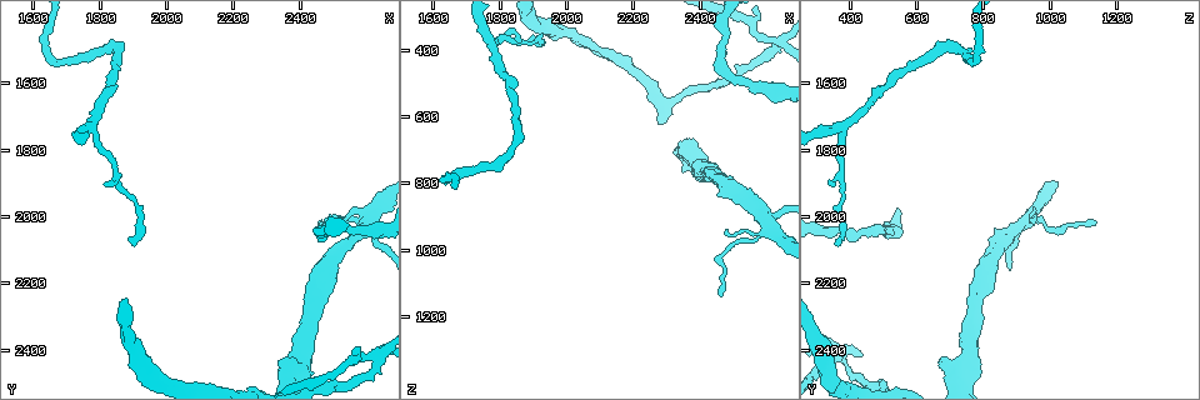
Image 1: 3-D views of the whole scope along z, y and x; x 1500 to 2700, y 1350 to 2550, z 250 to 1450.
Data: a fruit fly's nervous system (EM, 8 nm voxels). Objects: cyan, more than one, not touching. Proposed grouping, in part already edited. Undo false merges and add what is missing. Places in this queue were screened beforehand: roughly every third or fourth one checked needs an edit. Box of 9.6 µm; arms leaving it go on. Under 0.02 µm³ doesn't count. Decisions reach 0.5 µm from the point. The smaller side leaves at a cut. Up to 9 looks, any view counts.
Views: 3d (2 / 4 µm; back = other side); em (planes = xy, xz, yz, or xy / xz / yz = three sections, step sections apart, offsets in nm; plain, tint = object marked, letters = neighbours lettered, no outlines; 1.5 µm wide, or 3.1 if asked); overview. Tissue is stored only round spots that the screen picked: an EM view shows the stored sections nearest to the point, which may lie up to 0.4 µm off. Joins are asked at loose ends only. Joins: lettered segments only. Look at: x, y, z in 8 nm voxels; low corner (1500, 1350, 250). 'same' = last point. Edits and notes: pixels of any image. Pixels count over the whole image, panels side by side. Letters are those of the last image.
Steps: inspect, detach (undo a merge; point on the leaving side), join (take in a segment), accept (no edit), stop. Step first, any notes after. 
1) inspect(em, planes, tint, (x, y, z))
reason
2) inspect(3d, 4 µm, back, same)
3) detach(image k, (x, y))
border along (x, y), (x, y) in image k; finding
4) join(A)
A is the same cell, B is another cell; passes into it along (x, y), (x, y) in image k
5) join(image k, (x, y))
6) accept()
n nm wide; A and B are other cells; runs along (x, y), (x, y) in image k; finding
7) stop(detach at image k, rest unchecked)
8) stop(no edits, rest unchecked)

inspect(em, planes, letters, (1780, 1730, 370))
three arms meet

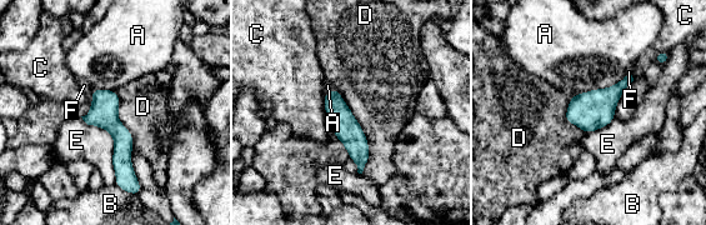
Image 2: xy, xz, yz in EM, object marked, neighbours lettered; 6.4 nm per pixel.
accept()
A, B, C, D, E and F are other cells; border along (338, 88), (367, 141), (362, 173) in image 2; continuous, no second neuron

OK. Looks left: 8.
inspect(3d, 4 µm, (2620, 2450, 400))
four or more arms meet

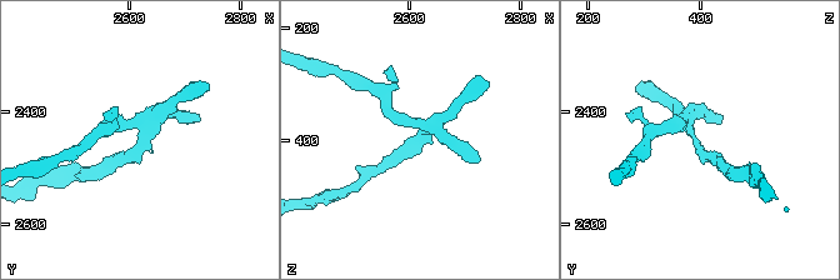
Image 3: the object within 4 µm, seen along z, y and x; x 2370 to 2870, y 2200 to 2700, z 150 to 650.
inspect(em, planes, letters, (2625, 2445, 385))

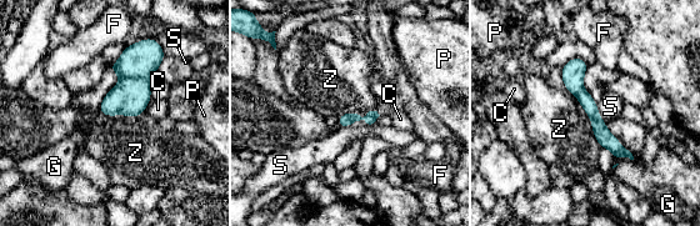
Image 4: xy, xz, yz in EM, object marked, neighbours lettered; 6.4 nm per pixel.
detach(image 4, (141, 59))
C, F, G, P, S and Z are other cells; border along (149, 78), (120, 79) in image 4; a second neuron is stuck on

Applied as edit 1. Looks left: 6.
inspect(overview)
see it whole again

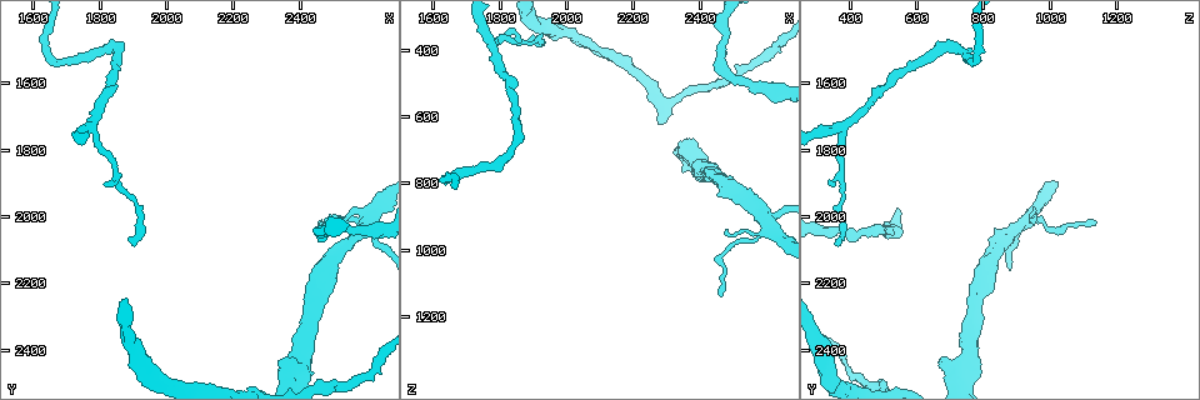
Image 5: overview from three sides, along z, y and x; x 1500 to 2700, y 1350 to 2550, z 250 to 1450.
inspect(3d, 2 µm, (1660, 1540, 770))
sharp bend

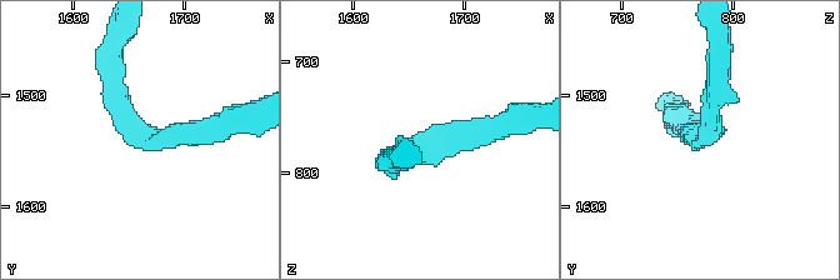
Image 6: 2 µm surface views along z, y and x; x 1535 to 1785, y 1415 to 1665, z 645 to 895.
inspect(em, yz, step 8, tint, (1664, 1540, 776))
need the tissue

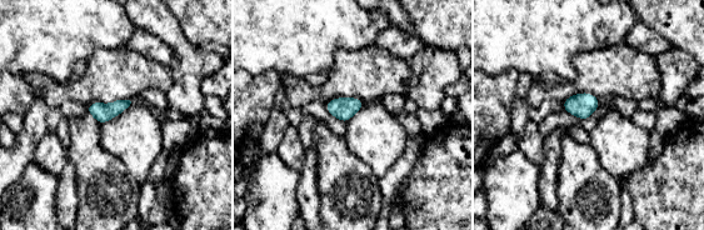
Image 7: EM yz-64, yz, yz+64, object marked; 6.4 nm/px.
inspect(em, planes, letters, same)
another direction

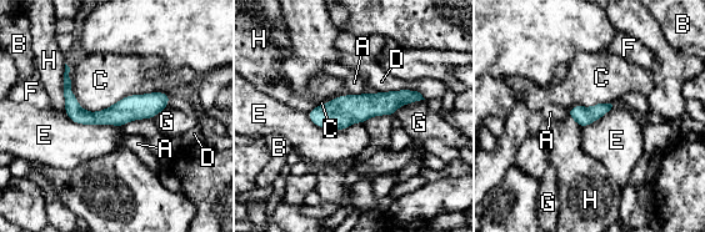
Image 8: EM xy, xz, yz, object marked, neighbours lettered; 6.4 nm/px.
accept()
A, B, C, D, E, F, G and H are other cells; one neuron here

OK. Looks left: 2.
stop(detach at image 4, rest unchecked)

